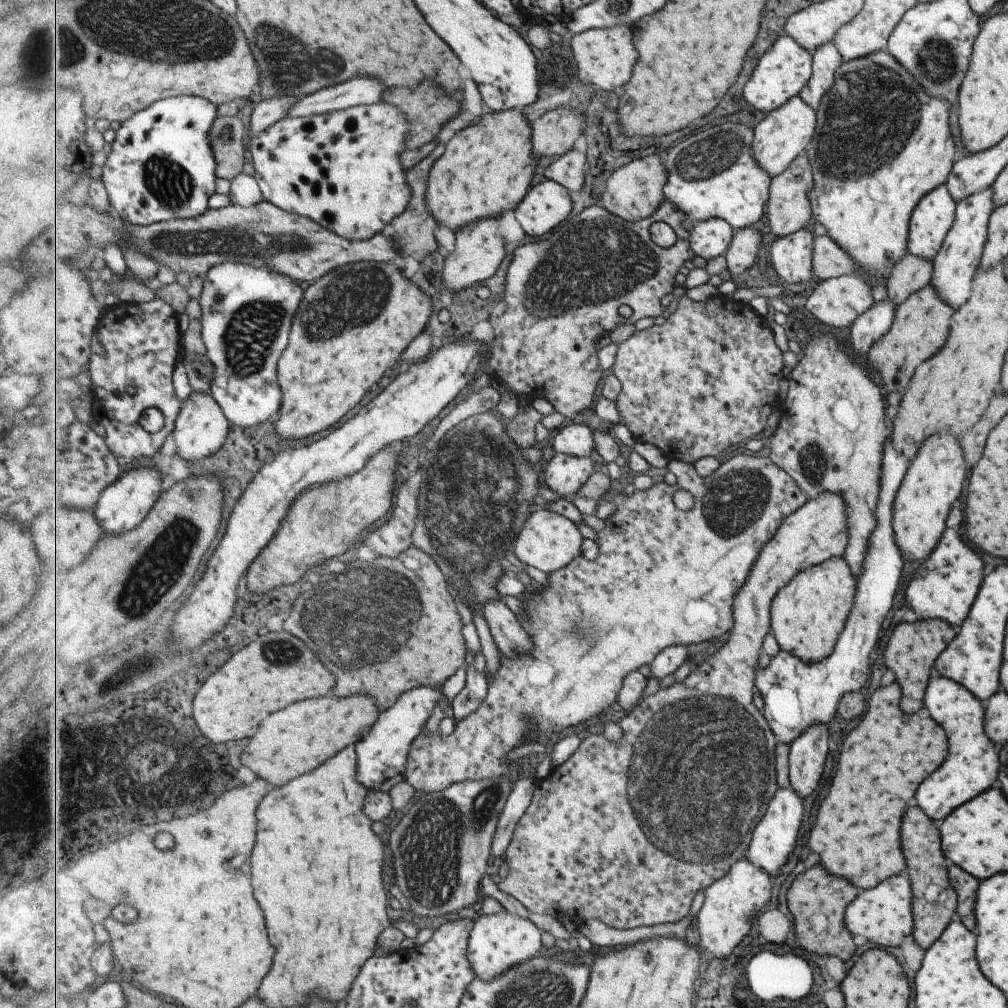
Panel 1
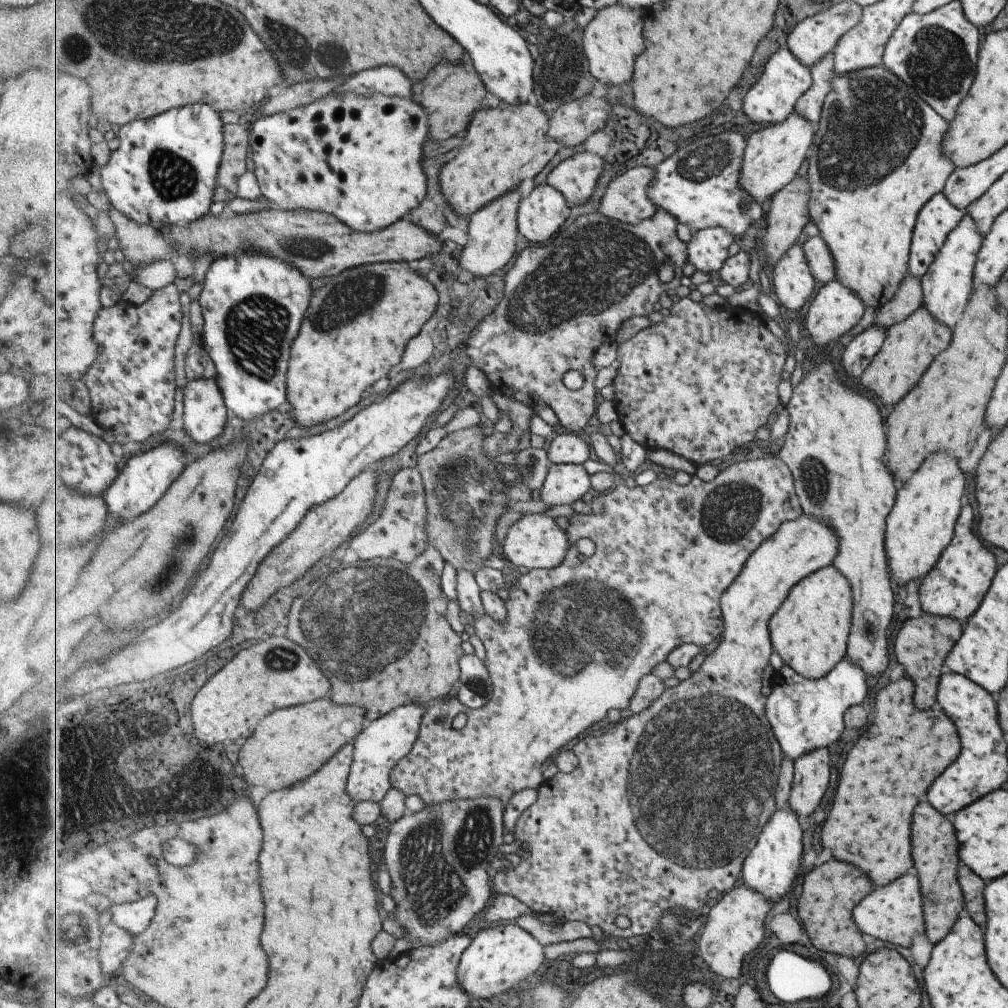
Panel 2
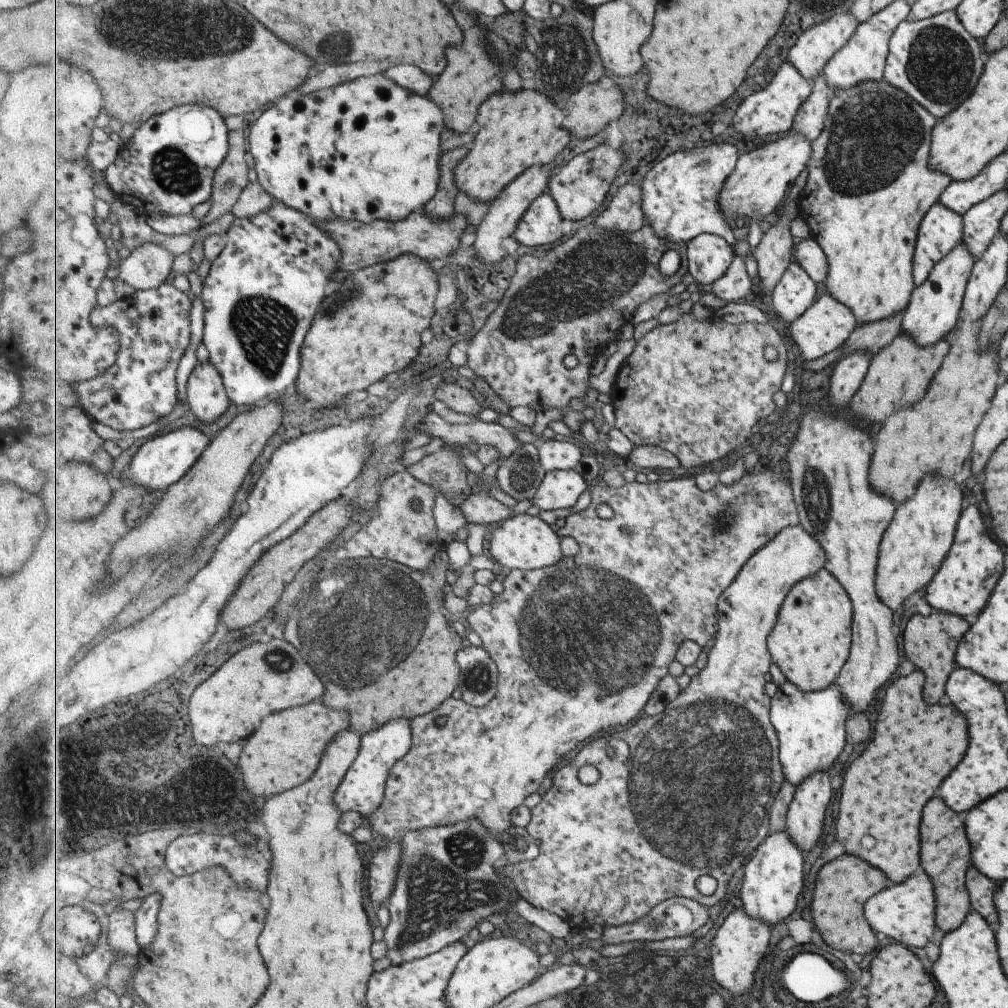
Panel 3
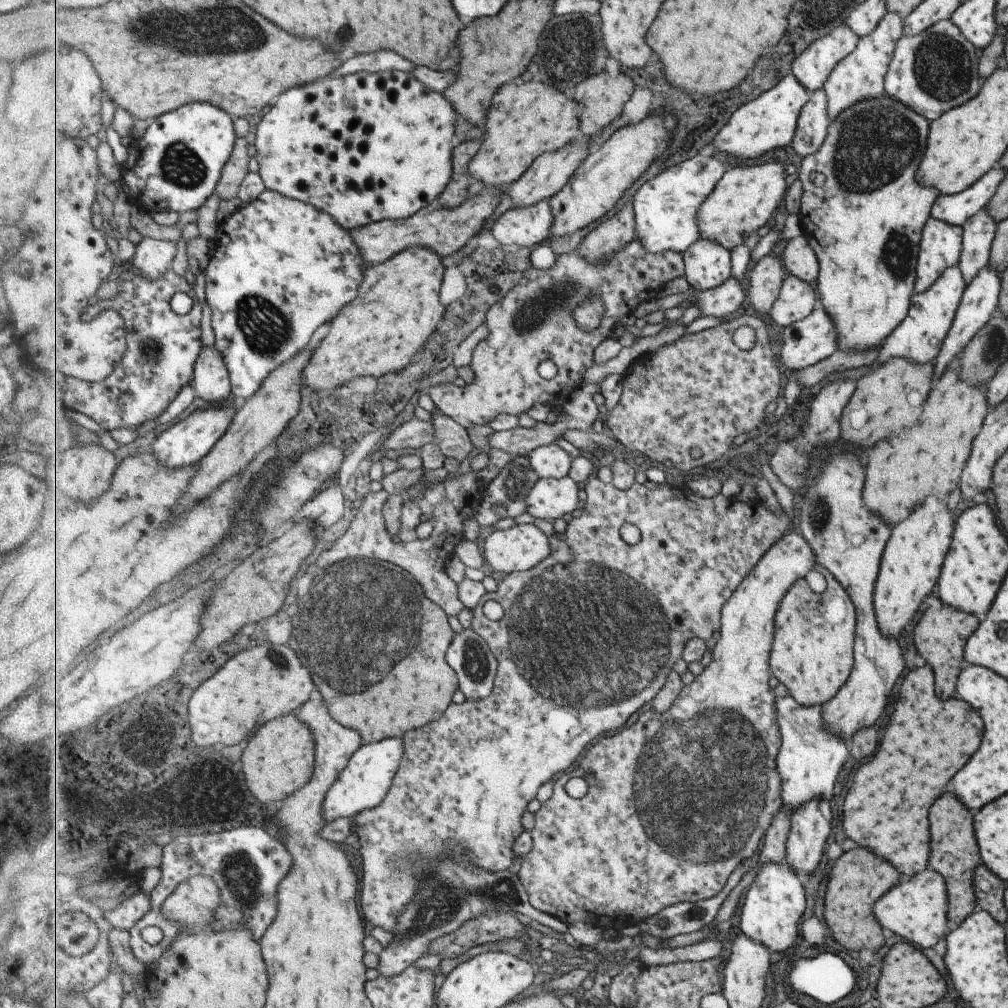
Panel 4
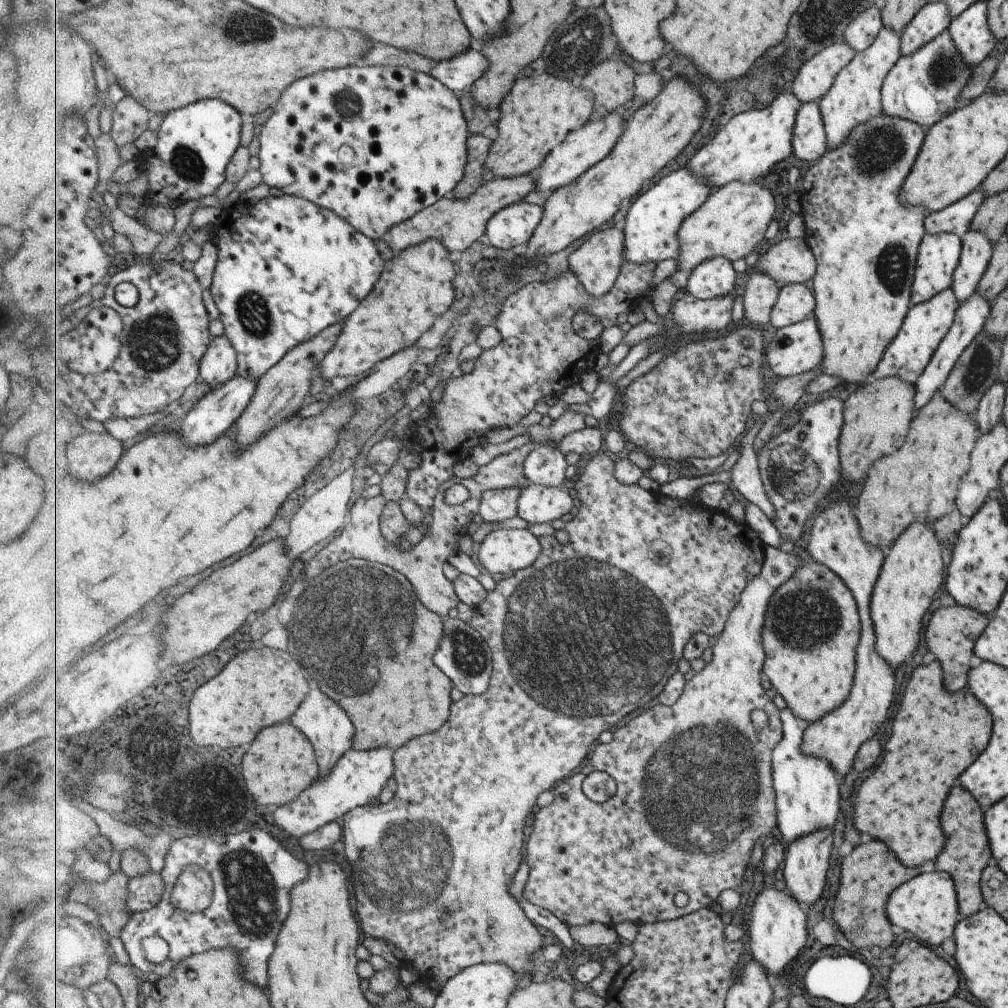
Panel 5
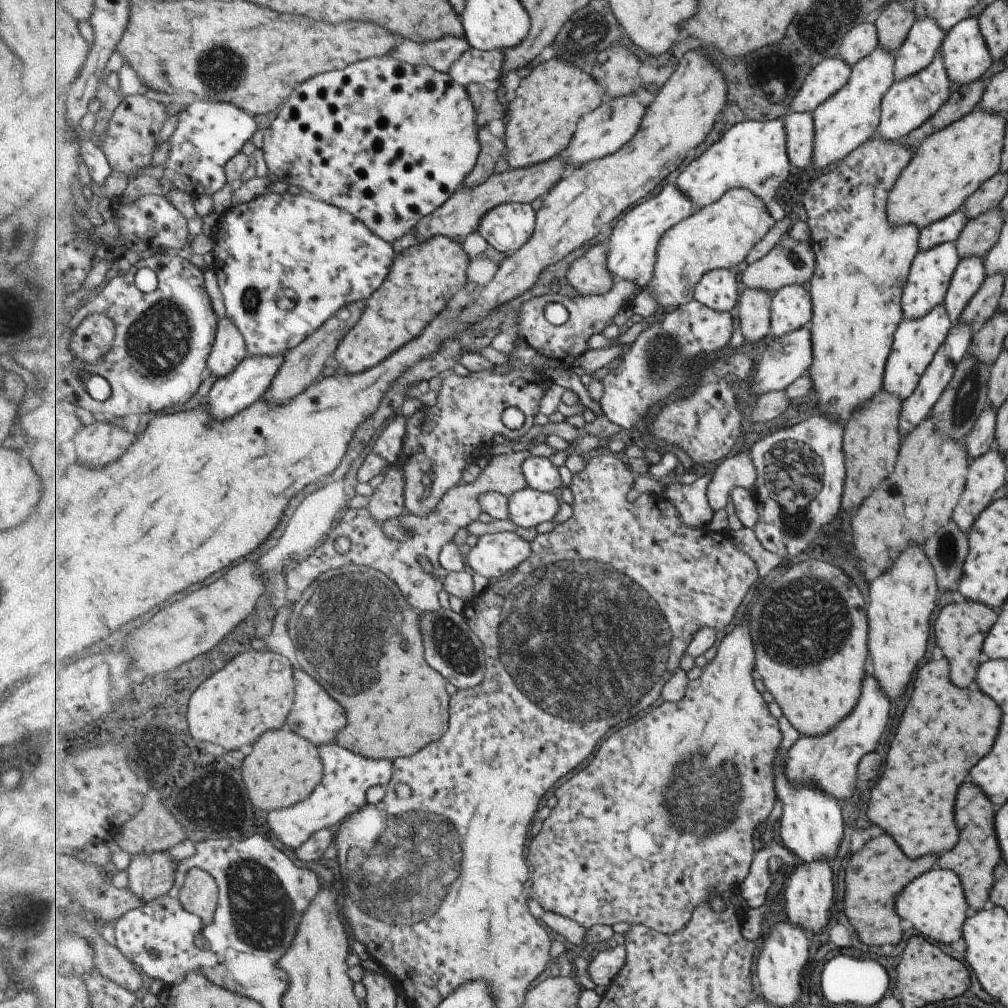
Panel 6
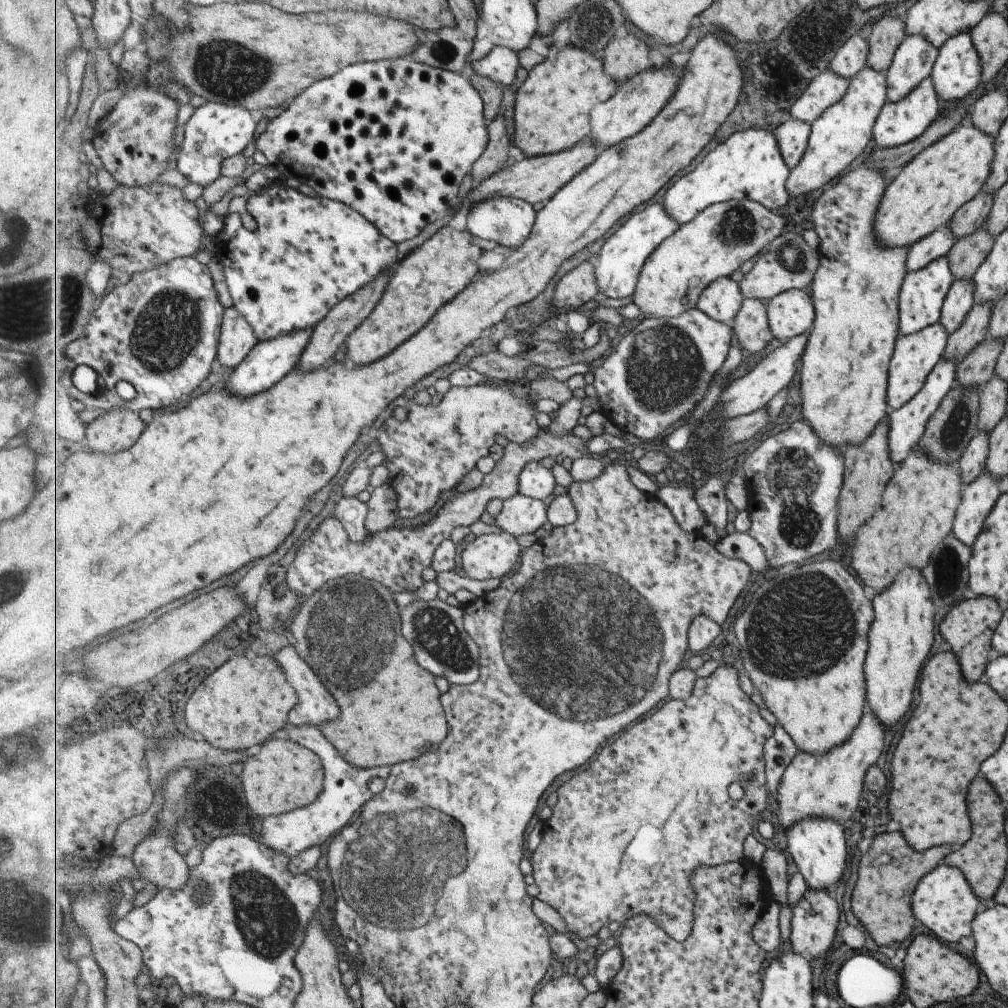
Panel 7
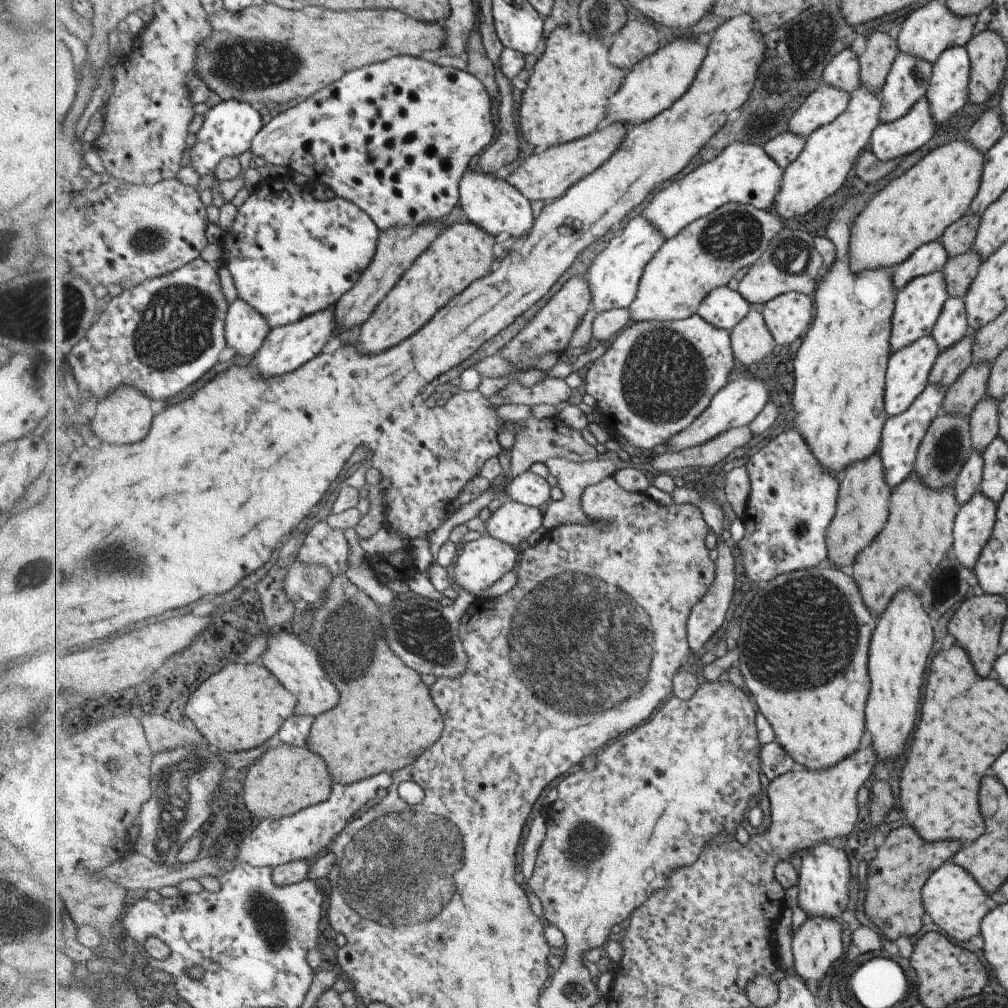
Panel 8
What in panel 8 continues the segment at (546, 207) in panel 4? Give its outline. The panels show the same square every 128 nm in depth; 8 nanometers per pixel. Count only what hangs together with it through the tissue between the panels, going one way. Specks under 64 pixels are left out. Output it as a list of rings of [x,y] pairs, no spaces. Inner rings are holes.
[[[476,168],[467,170],[460,182],[460,206],[469,220],[493,235],[507,232],[513,238],[529,234],[535,226],[536,218],[529,197],[513,186],[503,174],[489,174]],[[528,232],[528,233],[527,233]]]

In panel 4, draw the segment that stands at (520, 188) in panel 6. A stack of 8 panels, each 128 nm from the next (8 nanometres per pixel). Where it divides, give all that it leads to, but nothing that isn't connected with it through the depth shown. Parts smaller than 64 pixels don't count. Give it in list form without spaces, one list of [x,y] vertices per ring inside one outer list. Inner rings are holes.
[[[485,188],[477,196],[468,199],[457,208],[441,208],[439,202],[423,208],[414,216],[404,220],[386,219],[374,224],[365,224],[362,228],[349,230],[353,240],[361,250],[365,264],[378,265],[393,259],[401,252],[415,247],[428,248],[437,252],[439,256],[446,257],[457,253],[475,234],[481,232],[481,227],[495,214],[501,202],[501,189]]]

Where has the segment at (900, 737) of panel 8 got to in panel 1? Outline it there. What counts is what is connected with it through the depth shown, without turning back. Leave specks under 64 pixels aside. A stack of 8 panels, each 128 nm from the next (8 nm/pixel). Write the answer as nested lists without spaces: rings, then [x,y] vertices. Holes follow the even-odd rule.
[[[939,434],[927,438],[921,444],[892,502],[890,527],[903,560],[913,560],[921,564],[935,548],[945,528],[945,518],[949,514],[951,502],[961,494],[965,472],[967,468],[963,462],[963,454],[953,436]]]

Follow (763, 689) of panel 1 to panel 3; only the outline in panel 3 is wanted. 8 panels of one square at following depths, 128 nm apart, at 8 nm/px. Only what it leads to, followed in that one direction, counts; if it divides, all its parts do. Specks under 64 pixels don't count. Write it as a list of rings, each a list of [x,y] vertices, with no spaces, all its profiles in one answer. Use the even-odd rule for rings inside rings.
[[[787,680],[772,697],[770,718],[780,738],[780,762],[785,779],[795,787],[813,776],[813,772],[828,770],[845,746],[843,722],[851,712],[847,696],[833,682],[816,692],[803,692],[797,684]]]

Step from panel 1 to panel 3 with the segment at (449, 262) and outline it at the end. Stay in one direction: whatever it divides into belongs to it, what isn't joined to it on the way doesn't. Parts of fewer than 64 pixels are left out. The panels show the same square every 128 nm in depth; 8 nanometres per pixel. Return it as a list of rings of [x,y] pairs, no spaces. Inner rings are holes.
[[[533,166],[529,168],[525,174],[519,176],[508,188],[503,190],[503,193],[489,205],[487,213],[483,220],[477,227],[475,234],[475,241],[471,248],[475,249],[475,256],[481,262],[491,262],[491,264],[499,264],[503,258],[507,258],[509,254],[503,248],[503,241],[505,238],[513,238],[521,218],[525,212],[529,210],[529,206],[541,197],[543,192],[549,192],[549,182],[554,176],[555,172],[551,170],[552,166]]]

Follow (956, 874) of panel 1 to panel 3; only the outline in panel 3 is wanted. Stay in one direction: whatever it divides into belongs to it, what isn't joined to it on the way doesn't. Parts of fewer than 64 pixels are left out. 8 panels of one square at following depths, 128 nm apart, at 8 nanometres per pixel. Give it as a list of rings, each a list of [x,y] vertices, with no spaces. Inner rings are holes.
[[[973,866],[967,868],[965,888],[969,898],[969,906],[993,930],[997,928],[997,912],[993,908],[993,890],[995,890],[995,886],[996,882],[985,878]]]

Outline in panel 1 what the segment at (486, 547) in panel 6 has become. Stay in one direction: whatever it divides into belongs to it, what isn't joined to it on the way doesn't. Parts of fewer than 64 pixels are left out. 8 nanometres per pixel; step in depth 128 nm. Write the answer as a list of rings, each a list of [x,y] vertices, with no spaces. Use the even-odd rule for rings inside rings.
[[[541,508],[531,514],[531,518],[524,524],[512,550],[525,565],[531,565],[548,575],[560,571],[564,566],[573,562],[581,555],[581,548],[583,548],[583,534],[577,523],[561,514]]]

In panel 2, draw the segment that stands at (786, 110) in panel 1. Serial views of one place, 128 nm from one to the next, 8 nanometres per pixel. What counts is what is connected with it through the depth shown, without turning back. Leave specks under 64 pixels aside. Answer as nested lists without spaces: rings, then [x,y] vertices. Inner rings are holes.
[[[795,112],[786,122],[757,131],[747,140],[748,148],[744,153],[740,184],[759,205],[762,205],[767,200],[771,201],[781,190],[796,180],[803,162],[808,161],[815,143],[815,126]]]

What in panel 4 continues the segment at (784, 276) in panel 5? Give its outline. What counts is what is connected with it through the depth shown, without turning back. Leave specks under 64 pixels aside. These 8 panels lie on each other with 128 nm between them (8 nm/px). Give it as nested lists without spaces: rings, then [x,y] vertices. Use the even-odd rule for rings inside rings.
[[[804,234],[788,240],[782,256],[788,274],[799,276],[809,284],[815,282],[819,264],[817,264],[817,258],[813,258],[813,246]]]

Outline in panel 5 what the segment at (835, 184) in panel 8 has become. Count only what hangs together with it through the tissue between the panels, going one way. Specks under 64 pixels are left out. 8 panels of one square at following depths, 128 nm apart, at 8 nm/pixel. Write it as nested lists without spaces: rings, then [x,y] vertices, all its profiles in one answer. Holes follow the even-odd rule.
[[[881,27],[877,33],[875,40],[861,52],[853,55],[851,62],[847,63],[837,74],[836,80],[832,84],[831,90],[816,101],[820,117],[823,123],[824,137],[826,140],[827,149],[838,149],[852,135],[852,130],[860,124],[867,122],[871,117],[875,117],[882,112],[880,105],[880,88],[882,87],[883,79],[889,69],[895,64],[895,61],[900,57],[900,37],[897,36],[891,29]]]

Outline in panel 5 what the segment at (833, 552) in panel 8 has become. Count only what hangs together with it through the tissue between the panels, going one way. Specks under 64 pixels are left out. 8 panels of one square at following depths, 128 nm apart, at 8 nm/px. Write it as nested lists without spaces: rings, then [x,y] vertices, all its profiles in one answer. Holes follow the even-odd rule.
[[[897,378],[865,384],[845,400],[845,432],[841,432],[841,476],[845,482],[861,482],[873,460],[895,452],[895,448],[903,444],[909,422],[913,418],[911,408],[913,386],[899,382]]]

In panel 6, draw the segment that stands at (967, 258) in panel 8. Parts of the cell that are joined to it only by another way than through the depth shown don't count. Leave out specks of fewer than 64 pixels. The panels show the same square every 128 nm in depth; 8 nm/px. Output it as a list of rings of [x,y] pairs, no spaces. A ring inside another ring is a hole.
[[[991,208],[975,218],[968,219],[954,243],[959,258],[983,258],[997,243],[1004,219],[999,208]]]

